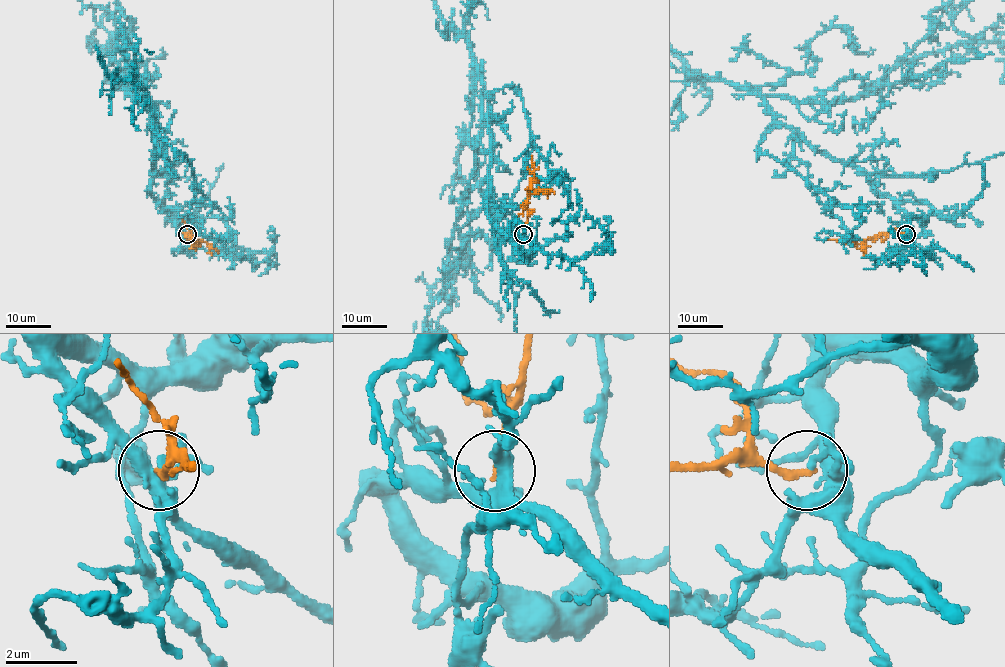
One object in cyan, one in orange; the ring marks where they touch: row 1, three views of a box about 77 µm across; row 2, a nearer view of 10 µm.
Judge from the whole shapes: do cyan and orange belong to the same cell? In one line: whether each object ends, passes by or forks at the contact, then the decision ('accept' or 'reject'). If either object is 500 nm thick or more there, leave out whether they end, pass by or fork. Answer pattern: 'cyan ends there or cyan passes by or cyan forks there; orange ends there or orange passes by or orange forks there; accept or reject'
cyan passes by; orange ends there; reject

